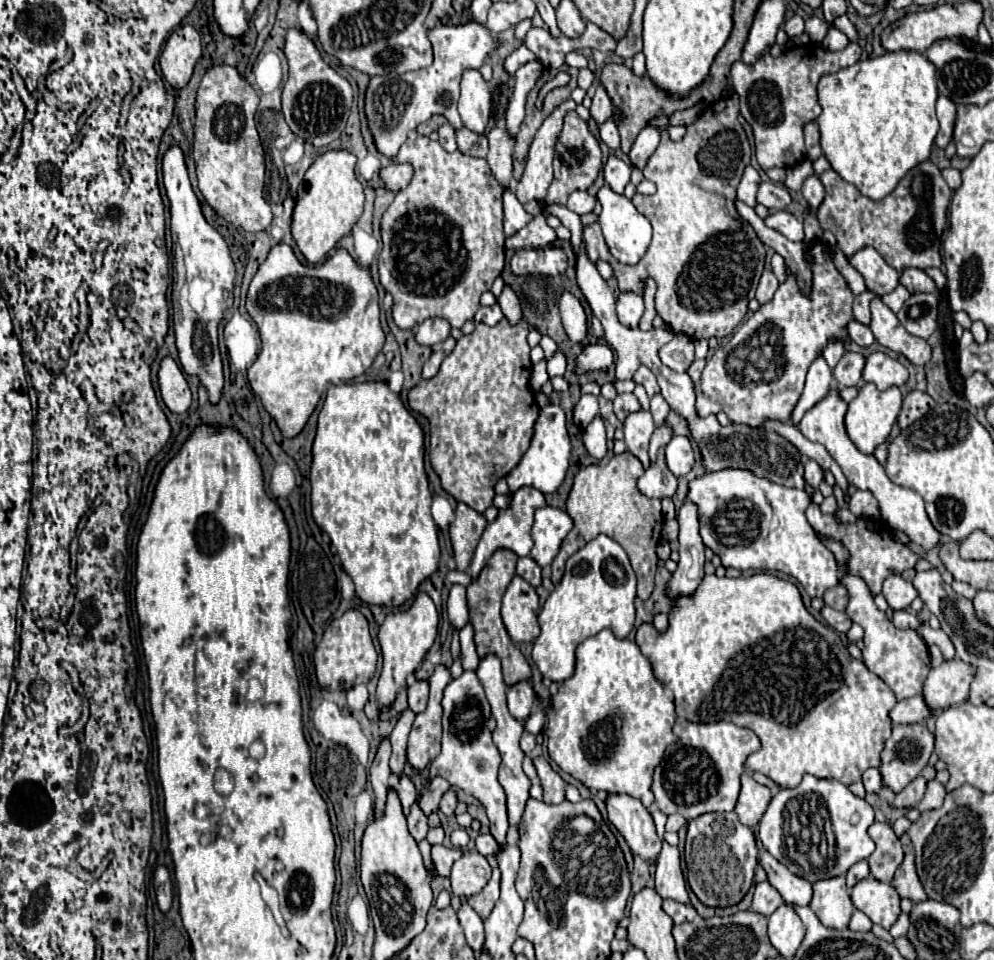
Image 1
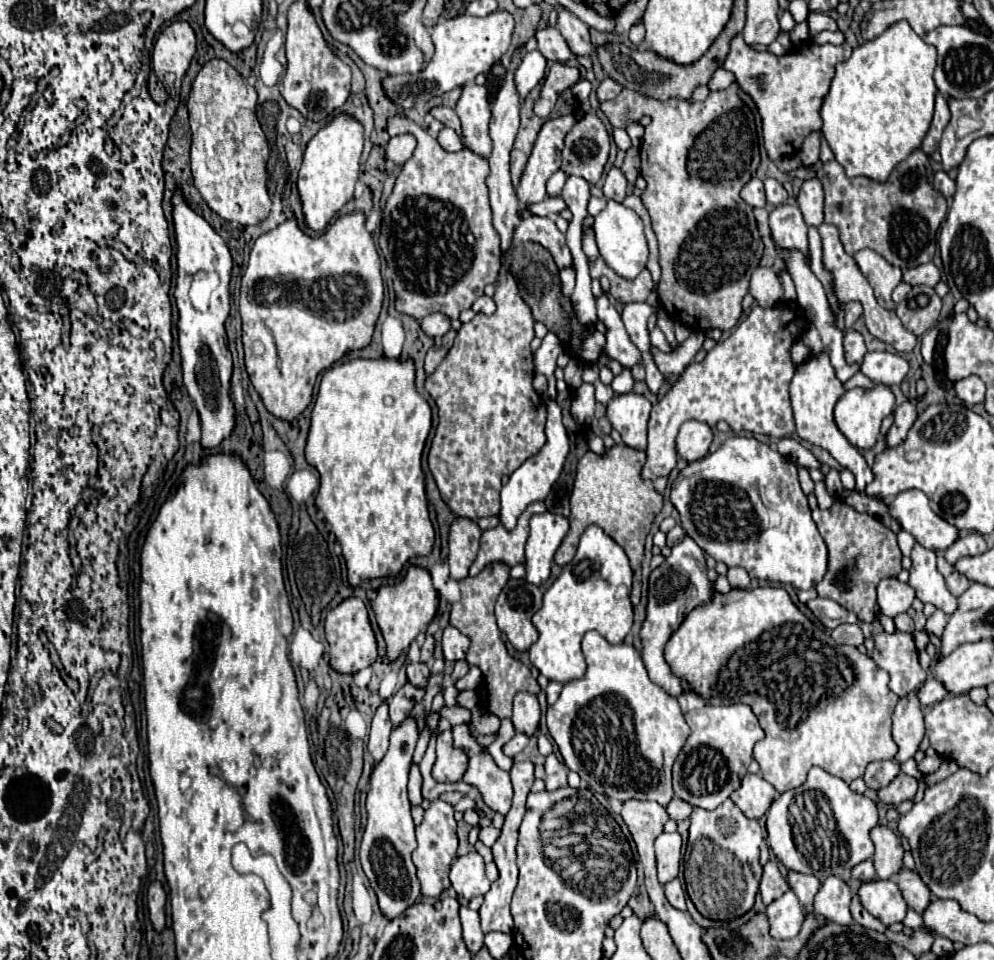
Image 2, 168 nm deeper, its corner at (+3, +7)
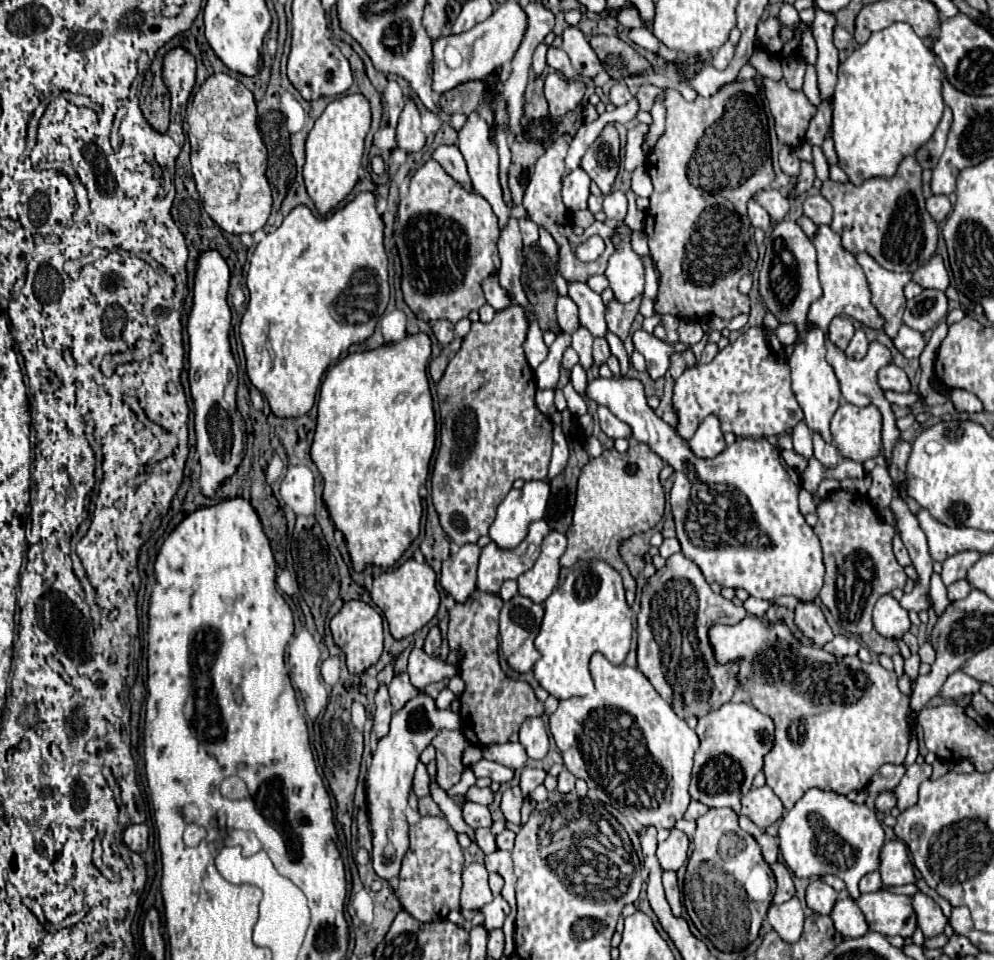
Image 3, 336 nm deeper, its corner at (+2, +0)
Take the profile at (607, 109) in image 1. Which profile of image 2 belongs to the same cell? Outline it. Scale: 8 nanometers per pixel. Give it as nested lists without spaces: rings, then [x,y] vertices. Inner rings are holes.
[[[605,78],[605,80],[599,84],[599,88],[597,88],[597,98],[599,98],[599,102],[613,100],[621,90],[623,90],[623,86],[617,84],[613,78]]]

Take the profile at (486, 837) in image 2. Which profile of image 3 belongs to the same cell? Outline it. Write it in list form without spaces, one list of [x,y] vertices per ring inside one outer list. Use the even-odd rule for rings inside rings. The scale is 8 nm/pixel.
[[[504,829],[500,835],[496,835],[496,847],[498,849],[512,849],[512,845],[514,845],[514,831],[508,831],[508,829]]]

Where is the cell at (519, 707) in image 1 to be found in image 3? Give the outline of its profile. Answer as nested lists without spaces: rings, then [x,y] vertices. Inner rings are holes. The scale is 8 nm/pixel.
[[[530,717],[522,723],[520,743],[532,759],[542,759],[548,753],[548,733],[542,717]]]

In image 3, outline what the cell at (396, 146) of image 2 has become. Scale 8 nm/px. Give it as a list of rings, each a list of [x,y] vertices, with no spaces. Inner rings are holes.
[[[406,99],[406,107],[398,119],[396,143],[406,153],[416,153],[426,145],[426,137],[420,131],[420,113],[418,113],[414,101],[410,101],[410,99]]]

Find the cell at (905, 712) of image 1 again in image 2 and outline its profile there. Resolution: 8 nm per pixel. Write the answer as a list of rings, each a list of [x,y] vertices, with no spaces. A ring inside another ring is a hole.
[[[929,678],[929,680],[923,684],[923,688],[919,690],[919,700],[921,700],[923,706],[931,706],[931,704],[935,704],[935,702],[947,698],[947,696],[949,696],[947,688],[945,688],[945,686],[941,684],[941,680],[937,680],[937,678]]]

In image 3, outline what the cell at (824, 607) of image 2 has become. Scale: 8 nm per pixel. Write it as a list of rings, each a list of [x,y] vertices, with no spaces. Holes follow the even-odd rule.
[[[812,601],[796,605],[796,619],[794,619],[794,623],[806,637],[810,637],[820,647],[834,639],[834,631],[830,629],[822,609],[816,603],[812,603]]]

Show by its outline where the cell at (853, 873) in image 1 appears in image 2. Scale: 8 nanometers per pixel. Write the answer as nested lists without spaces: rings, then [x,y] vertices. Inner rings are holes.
[[[865,860],[865,862],[857,864],[857,866],[851,870],[851,876],[853,876],[853,878],[861,878],[861,880],[871,880],[871,878],[875,878],[873,862],[871,862],[871,860]]]

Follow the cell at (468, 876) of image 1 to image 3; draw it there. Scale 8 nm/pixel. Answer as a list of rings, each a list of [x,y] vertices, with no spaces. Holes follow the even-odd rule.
[[[470,863],[462,873],[462,895],[460,895],[462,909],[478,911],[490,901],[492,901],[492,893],[488,887],[486,867],[480,863]]]

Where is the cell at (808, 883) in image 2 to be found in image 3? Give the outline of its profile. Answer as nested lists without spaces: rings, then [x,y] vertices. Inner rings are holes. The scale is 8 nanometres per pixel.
[[[820,879],[812,881],[808,885],[808,889],[806,889],[806,903],[808,903],[808,907],[814,913],[828,915],[832,911],[834,899],[838,899],[838,893],[830,885],[826,885],[824,881],[820,881]]]

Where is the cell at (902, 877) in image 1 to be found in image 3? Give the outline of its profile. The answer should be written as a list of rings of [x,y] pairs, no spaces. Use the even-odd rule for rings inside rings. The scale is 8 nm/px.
[[[918,891],[912,897],[912,905],[914,905],[916,919],[918,919],[918,927],[922,929],[924,937],[934,937],[944,931],[946,917],[942,915],[942,909],[938,907],[938,903],[932,897]]]

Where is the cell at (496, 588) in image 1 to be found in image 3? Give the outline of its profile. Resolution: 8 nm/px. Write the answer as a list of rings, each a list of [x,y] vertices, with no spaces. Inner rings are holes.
[[[476,589],[466,603],[456,603],[450,609],[448,641],[452,649],[462,651],[460,677],[466,683],[466,691],[460,695],[460,717],[462,733],[476,745],[506,743],[508,737],[520,729],[524,719],[540,717],[544,713],[544,703],[534,695],[526,681],[512,679],[500,669],[498,661],[498,613],[502,609],[502,599],[498,593],[486,593]]]

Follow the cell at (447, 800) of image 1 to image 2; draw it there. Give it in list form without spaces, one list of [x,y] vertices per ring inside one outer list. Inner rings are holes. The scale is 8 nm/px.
[[[433,800],[431,806],[425,810],[423,822],[415,826],[415,832],[417,832],[417,848],[413,850],[413,864],[417,868],[421,896],[441,898],[451,886],[449,870],[451,870],[451,862],[457,858],[457,844],[459,844],[453,808],[443,800]]]

